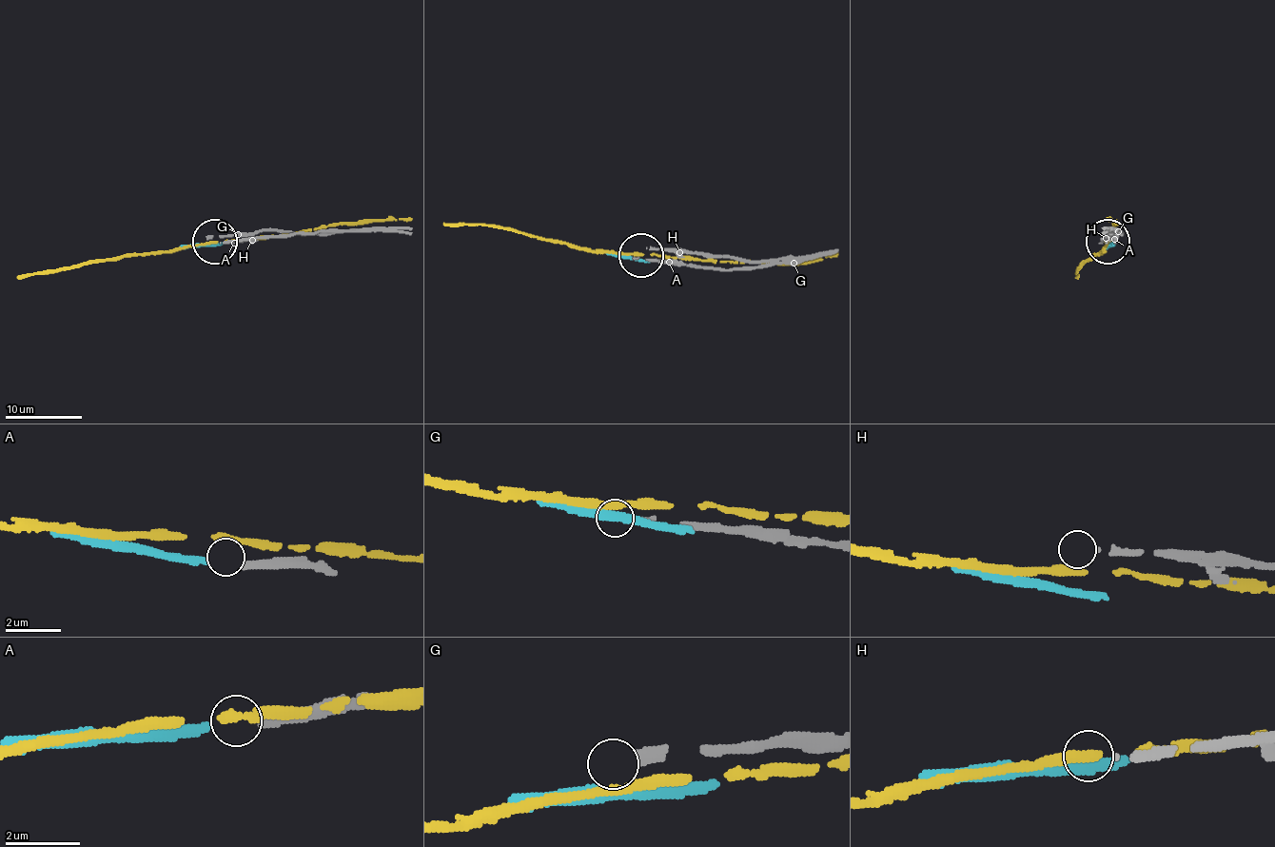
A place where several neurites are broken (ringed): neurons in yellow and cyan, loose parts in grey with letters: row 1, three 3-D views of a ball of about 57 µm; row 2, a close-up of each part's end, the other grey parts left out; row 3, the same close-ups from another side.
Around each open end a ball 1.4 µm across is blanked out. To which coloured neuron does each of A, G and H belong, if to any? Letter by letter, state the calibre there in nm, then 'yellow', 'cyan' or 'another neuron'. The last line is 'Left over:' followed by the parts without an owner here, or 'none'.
A: 320 nm thick; cyan
G: 240 nm thick; another neuron
H: 190 nm thick; another neuron
Left over: G, H

